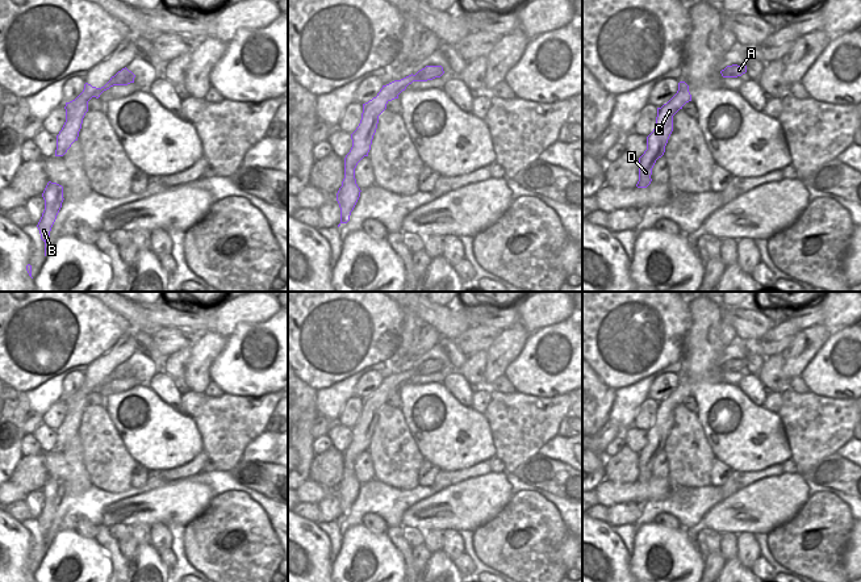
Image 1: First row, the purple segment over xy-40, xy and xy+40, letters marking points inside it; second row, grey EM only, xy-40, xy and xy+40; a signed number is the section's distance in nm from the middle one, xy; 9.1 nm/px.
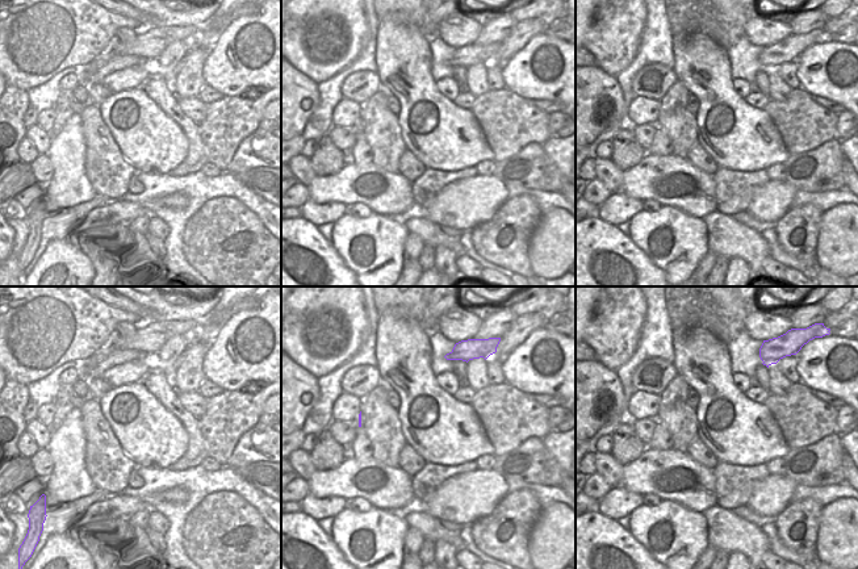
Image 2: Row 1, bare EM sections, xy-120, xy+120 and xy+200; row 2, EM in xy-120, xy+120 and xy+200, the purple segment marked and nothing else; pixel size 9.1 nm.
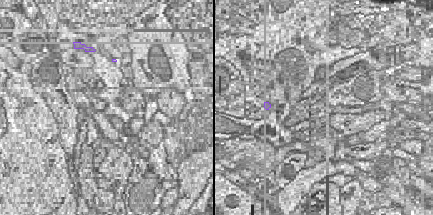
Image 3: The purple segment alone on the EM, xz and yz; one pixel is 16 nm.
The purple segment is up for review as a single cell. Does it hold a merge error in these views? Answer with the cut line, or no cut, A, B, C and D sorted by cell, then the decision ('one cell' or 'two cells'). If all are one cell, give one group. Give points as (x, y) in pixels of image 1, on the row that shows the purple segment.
no cut | A B C D | one cell

